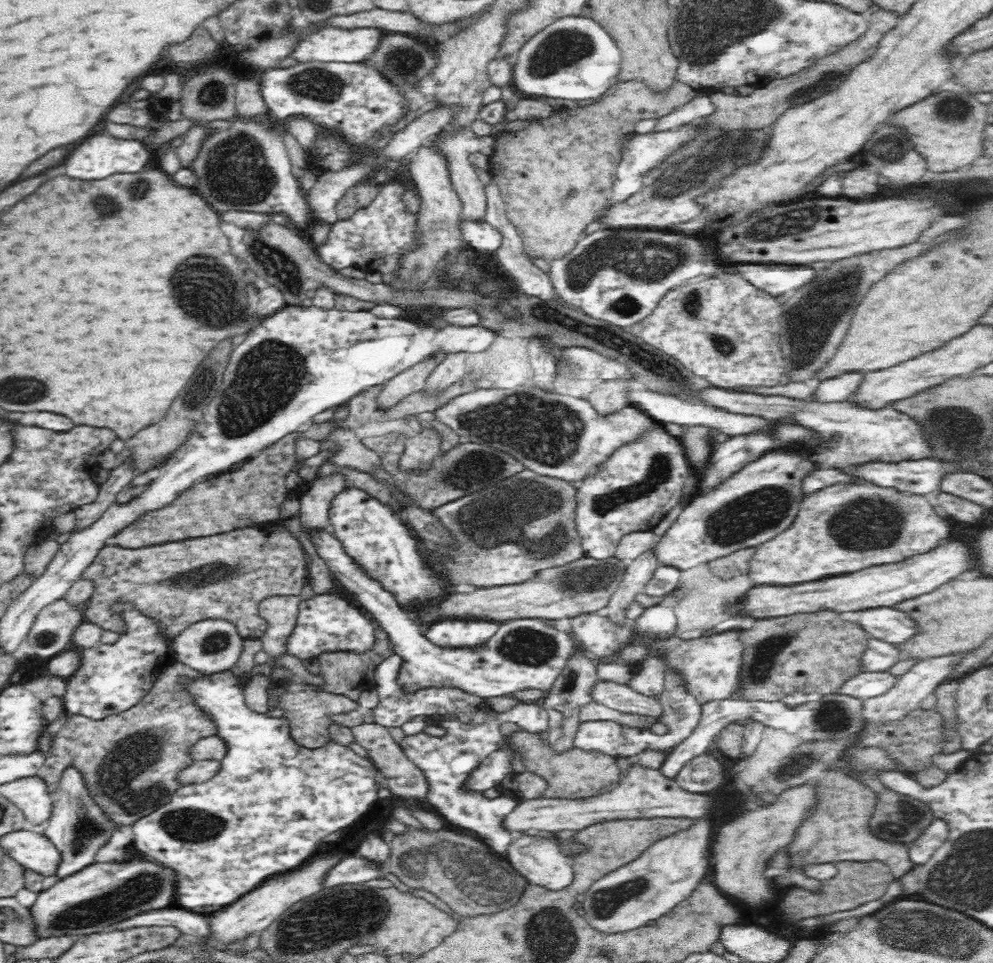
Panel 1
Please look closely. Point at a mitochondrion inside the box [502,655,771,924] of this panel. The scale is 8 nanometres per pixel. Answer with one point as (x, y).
(605, 903)

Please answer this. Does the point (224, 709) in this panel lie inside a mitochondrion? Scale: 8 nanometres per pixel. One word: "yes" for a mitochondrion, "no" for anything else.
no

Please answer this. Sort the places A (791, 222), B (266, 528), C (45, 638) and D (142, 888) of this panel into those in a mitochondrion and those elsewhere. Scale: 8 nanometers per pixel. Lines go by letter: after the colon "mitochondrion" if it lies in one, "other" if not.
A: mitochondrion
B: other
C: mitochondrion
D: mitochondrion

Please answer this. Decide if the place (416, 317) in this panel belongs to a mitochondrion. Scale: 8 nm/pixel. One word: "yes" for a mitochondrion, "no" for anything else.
no

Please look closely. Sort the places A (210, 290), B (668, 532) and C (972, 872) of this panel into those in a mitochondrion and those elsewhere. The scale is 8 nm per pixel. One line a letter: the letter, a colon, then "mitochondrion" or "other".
A: mitochondrion
B: other
C: mitochondrion

